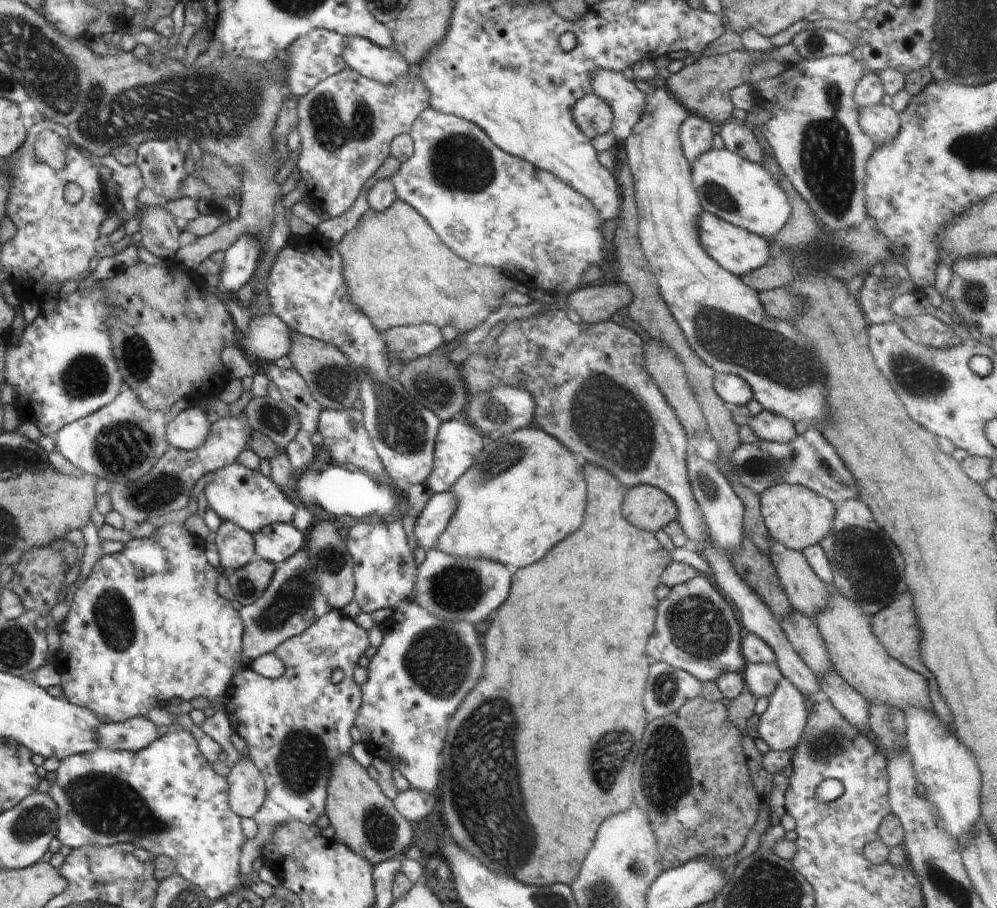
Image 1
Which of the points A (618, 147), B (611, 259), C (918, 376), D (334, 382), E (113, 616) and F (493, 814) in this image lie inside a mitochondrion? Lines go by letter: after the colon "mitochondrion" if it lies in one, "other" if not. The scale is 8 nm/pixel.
A: other
B: other
C: mitochondrion
D: mitochondrion
E: mitochondrion
F: mitochondrion

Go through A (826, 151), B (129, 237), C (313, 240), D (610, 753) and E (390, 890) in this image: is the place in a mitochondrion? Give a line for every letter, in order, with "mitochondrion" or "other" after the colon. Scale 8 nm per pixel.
A: mitochondrion
B: other
C: other
D: mitochondrion
E: other

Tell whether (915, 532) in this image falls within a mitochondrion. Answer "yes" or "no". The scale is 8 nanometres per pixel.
no

